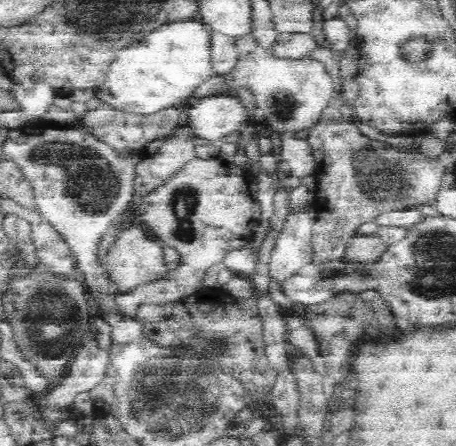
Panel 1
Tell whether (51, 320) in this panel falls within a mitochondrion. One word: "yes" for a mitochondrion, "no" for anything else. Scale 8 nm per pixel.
yes

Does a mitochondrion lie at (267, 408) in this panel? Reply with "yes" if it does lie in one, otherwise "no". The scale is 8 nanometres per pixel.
no

